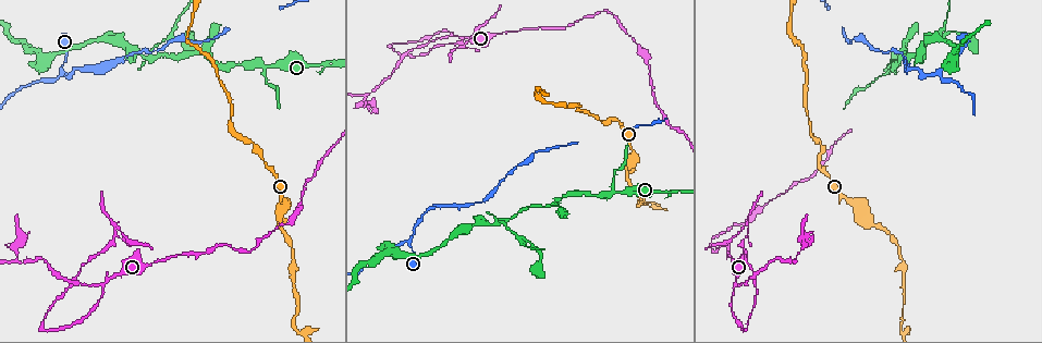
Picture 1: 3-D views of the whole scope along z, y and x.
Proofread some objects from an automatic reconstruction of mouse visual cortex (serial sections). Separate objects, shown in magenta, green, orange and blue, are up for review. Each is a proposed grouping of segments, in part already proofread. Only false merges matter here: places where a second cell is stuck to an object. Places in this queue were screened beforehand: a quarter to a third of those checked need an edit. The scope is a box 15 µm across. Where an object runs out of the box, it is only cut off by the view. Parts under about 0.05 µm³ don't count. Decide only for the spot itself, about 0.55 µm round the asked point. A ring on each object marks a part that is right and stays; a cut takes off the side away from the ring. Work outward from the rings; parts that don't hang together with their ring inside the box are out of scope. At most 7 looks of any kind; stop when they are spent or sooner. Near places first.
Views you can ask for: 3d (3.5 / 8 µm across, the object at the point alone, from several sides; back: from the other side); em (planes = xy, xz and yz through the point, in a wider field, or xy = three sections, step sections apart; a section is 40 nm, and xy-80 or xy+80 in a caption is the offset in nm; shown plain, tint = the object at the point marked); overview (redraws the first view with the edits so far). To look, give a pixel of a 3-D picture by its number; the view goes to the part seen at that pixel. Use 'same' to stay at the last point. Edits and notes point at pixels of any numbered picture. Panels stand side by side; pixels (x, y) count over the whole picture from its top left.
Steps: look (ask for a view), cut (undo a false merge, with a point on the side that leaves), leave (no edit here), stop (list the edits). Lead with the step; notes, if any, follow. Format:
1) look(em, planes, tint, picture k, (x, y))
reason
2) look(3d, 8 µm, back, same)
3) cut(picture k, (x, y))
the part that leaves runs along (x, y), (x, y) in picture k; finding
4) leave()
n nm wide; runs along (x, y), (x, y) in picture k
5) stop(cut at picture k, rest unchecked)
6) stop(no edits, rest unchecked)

look(3d, 8 µm, picture 1, (153, 263))
calibre changes

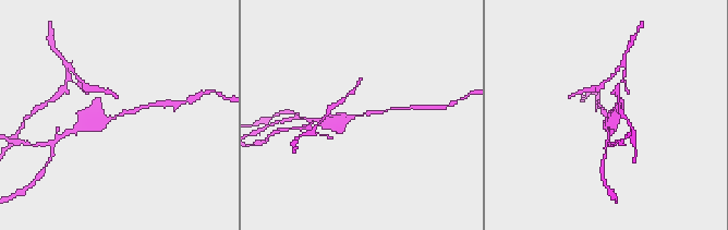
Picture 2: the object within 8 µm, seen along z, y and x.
look(em, xy, step 1, tint, picture 2, (120, 112))
arms of 100, 300 nm

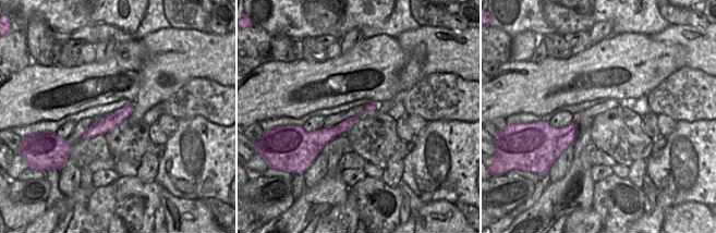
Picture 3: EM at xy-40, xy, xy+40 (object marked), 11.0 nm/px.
leave()
runs along (89, 121), (114, 118), (147, 106) in picture 2; all the same cell

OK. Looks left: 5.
look(3d, 3.5 µm, picture 1, (900, 329))
abrupt turn

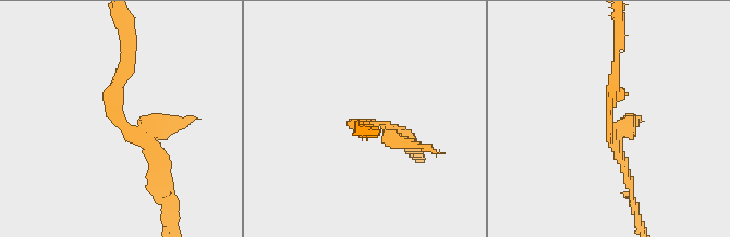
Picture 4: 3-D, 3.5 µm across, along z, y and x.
look(em, planes, tint, picture 4, (119, 121))

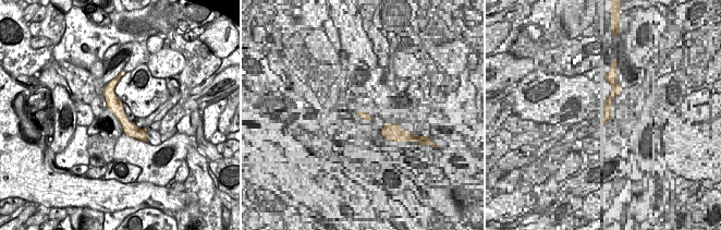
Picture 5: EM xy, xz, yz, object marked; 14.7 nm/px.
leave()
runs along (114, 82), (113, 104), (144, 138) in picture 5; all the same cell

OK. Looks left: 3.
look(3d, 3.5 µm, picture 1, (601, 120))
narrows sharply

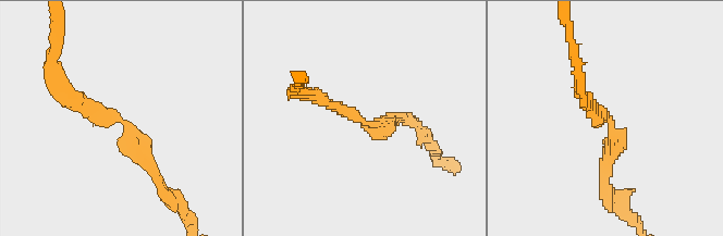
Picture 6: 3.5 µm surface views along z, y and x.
look(em, xy, step 1, tint, picture 6, (363, 121))
arms of 200, 200 nm; shape alone is not enough

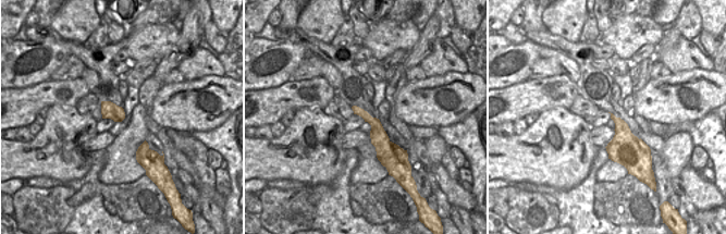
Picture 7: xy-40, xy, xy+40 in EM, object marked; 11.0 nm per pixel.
leave()
runs along (356, 109), (376, 125), (383, 160) in picture 7; one cell here

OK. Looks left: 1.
stop(no edits, rest unchecked)

